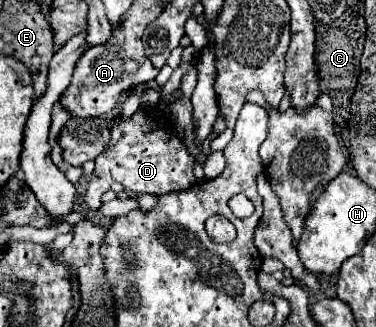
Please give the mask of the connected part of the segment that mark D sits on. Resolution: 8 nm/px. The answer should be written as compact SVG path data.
M140 109L128 121L116 123L114 129L110 131L110 141L104 153L96 157L96 169L90 177L84 201L90 209L98 209L102 203L100 197L112 187L112 183L122 183L130 195L134 193L158 195L158 193L182 191L196 181L192 167L194 159L186 151L182 139L174 131L166 129L158 117L150 117L144 113L144 109Z

